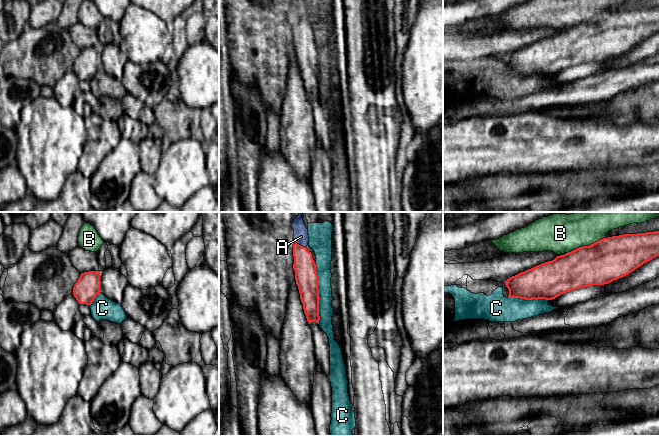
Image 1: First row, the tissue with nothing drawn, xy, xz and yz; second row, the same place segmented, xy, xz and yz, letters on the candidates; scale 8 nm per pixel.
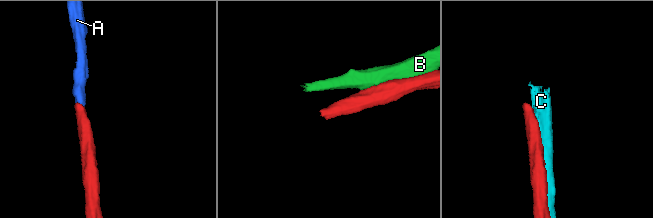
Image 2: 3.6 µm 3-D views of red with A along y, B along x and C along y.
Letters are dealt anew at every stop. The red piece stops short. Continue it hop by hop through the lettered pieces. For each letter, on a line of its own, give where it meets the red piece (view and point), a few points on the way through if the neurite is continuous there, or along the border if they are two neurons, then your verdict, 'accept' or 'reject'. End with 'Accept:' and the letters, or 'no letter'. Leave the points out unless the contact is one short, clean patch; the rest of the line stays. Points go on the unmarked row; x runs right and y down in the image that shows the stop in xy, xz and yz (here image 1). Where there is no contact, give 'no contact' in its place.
A: contact xz (300, 21); way xz (304, 42), (300, 21), (301, 12); accept
B: contact yz (585, 22); reject
C: contact xz (318, 69); reject
Accept: A

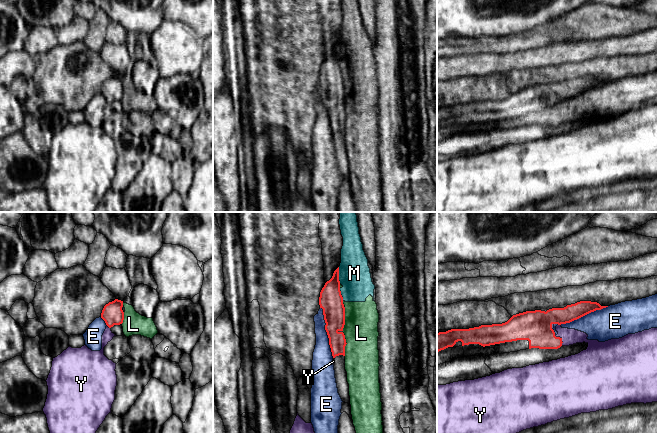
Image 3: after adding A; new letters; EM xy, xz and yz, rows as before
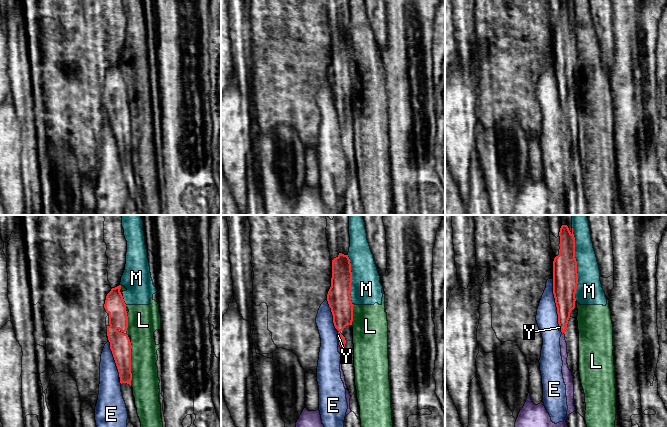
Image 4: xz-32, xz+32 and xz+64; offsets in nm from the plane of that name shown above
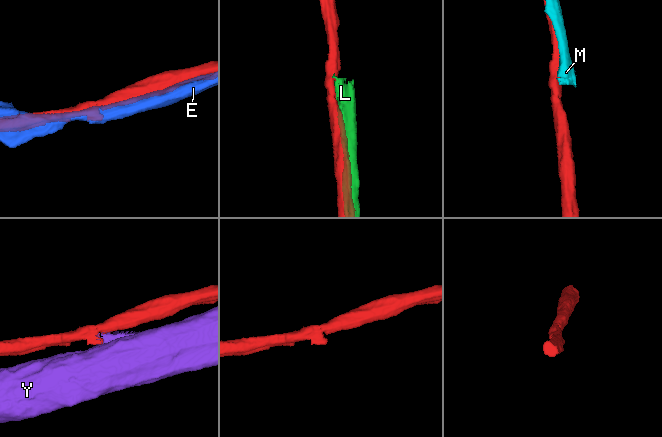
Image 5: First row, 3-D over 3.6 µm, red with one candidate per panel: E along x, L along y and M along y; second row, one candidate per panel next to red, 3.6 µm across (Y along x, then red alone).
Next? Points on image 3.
E: contact xz (326, 107); reject
L: contact xz (344, 95); reject
M: contact xz (338, 51); reject
Y: contact yz (561, 115); border yz (554, 110), (561, 115), (562, 121); reject
Accept: no letter

